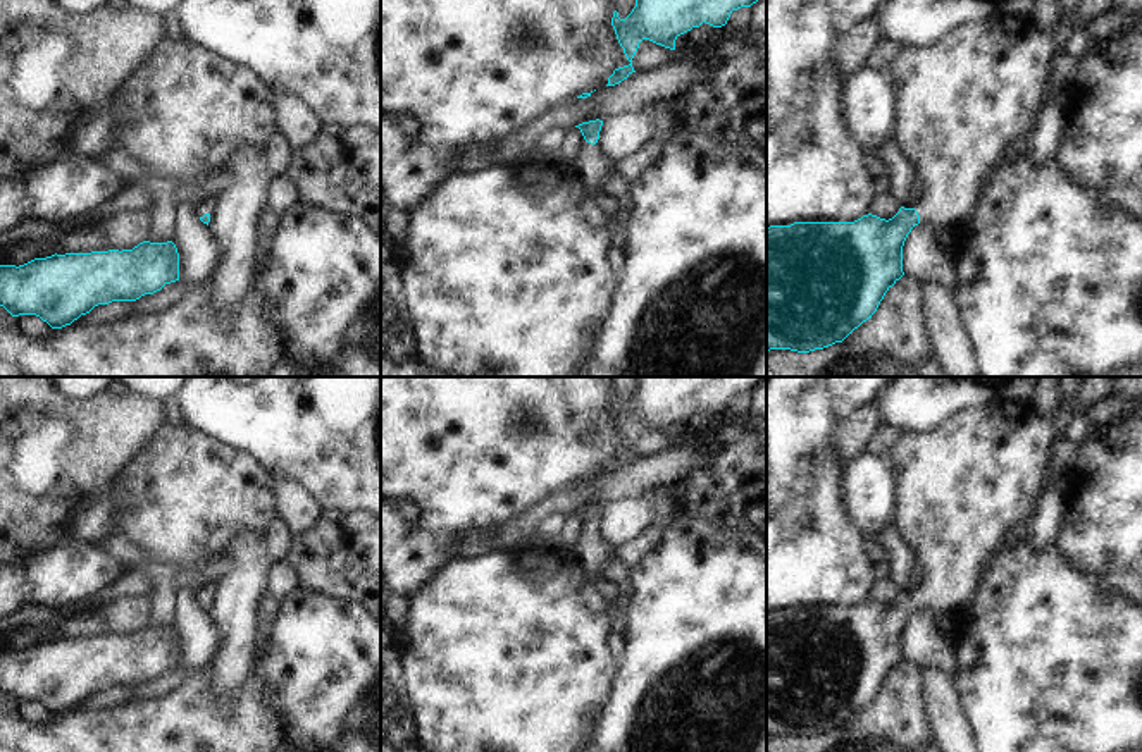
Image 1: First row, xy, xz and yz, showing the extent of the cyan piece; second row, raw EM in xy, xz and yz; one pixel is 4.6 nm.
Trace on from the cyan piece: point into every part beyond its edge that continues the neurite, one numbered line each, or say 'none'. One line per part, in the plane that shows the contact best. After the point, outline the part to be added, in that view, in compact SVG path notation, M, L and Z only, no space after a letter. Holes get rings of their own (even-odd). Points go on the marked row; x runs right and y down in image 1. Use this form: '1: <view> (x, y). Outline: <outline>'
1: yz (960, 102). Outline: M1013 7L956 28L930 46L903 48L892 62L882 65L896 93L894 139L916 169L922 198L913 201L913 208L920 222L942 229L971 213L985 172L1001 160L1013 139L1035 127L1054 55L1054 33L1042 34L1027 9Z

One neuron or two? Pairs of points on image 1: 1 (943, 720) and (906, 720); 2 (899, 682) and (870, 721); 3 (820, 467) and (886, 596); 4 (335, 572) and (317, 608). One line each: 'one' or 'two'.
1: two
2: one
3: two
4: two

